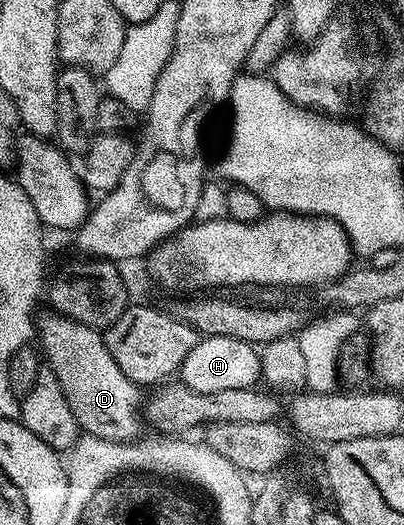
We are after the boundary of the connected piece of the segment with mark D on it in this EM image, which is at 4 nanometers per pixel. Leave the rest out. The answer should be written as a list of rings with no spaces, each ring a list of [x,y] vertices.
[[[47,312],[36,321],[36,337],[42,340],[40,353],[60,382],[60,391],[64,391],[64,399],[68,399],[72,415],[76,415],[79,430],[100,439],[133,442],[144,426],[143,390],[120,371],[116,359],[112,359],[112,351],[108,351],[105,336],[99,330],[71,321],[62,313]]]

